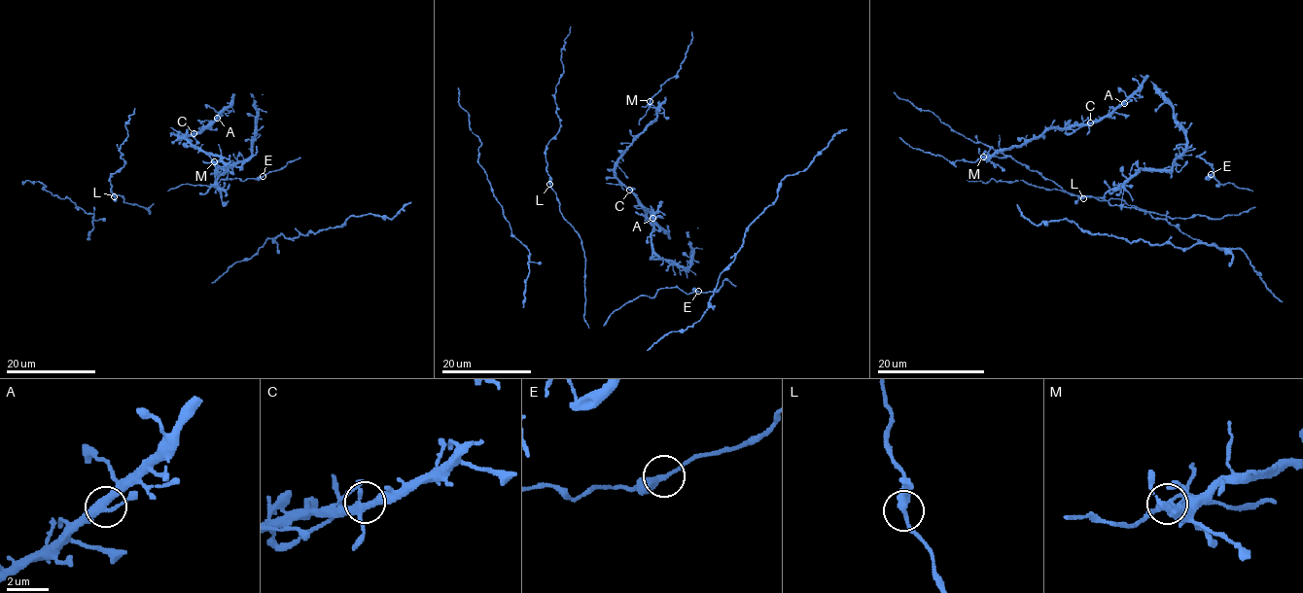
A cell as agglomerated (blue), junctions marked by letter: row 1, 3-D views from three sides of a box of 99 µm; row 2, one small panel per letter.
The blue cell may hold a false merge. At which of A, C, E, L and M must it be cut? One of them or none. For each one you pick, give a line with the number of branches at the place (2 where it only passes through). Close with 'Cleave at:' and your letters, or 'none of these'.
M: 3
Cleave at: M

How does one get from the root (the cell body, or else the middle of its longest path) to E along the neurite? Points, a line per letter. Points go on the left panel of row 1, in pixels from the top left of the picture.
E: (221, 180), (244, 181), (263, 176)

